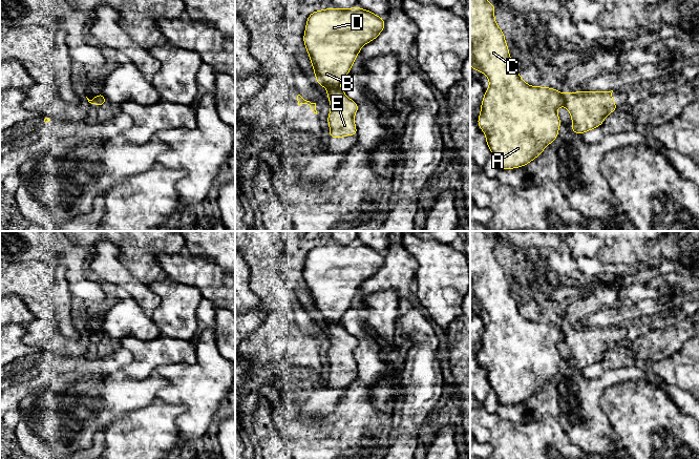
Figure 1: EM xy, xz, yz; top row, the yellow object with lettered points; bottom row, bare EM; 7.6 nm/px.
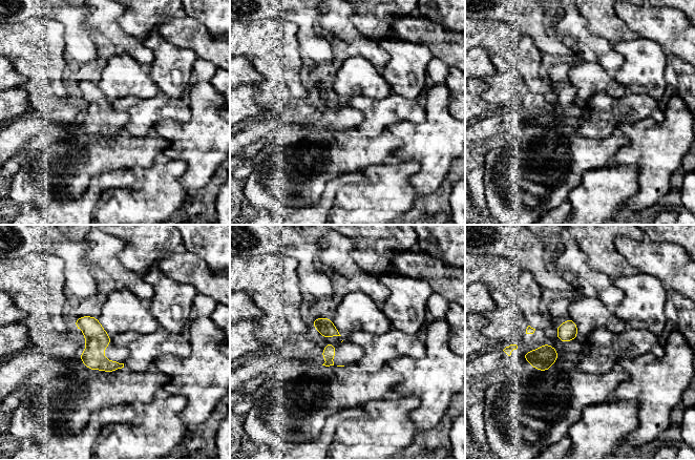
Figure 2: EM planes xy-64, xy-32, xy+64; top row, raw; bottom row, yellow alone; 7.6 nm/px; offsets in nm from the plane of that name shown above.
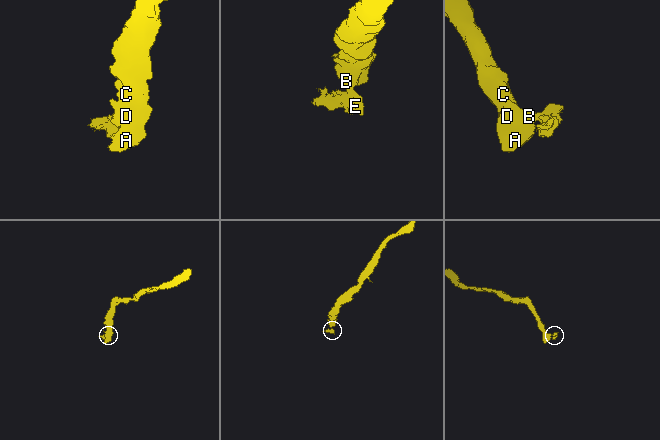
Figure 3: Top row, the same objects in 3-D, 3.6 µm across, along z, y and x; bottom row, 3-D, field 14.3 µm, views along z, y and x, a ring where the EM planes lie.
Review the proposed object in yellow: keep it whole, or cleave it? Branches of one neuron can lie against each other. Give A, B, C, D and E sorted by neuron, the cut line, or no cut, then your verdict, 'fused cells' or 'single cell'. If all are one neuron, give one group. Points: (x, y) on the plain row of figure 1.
groups A B C D / E; cut xz (329, 321), (339, 322); fused cells

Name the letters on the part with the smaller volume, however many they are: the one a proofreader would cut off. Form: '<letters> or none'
E

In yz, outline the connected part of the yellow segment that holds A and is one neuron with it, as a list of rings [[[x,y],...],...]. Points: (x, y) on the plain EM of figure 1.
[[[470,231],[470,300],[475,307],[484,308],[490,317],[482,335],[478,360],[486,371],[488,383],[494,390],[499,403],[513,404],[529,399],[558,372],[562,357],[557,343],[562,340],[563,333],[558,326],[530,321],[518,311],[518,305],[510,294],[504,268],[494,255],[494,247],[495,241],[489,238],[484,231]]]

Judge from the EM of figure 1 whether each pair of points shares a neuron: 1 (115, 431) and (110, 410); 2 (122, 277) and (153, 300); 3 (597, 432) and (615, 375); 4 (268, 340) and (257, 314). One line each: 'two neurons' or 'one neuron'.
1: two neurons
2: one neuron
3: one neuron
4: two neurons

